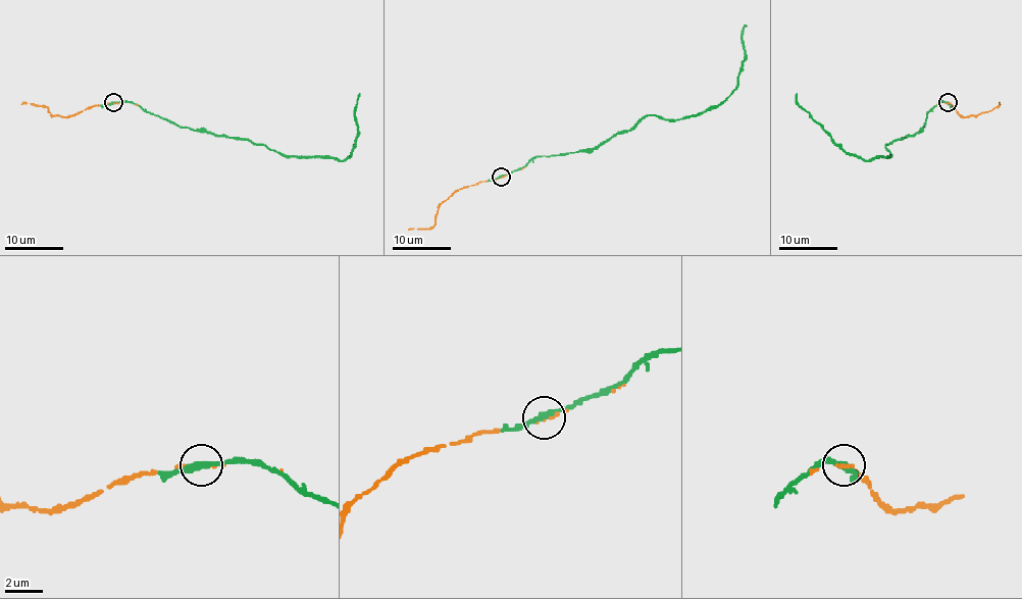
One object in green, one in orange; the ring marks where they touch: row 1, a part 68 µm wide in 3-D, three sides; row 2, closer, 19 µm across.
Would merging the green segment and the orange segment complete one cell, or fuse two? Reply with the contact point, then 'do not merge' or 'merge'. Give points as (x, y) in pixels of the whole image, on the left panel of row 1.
(113, 102) | merge

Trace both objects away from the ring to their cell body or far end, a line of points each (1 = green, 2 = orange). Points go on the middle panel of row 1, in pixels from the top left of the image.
1: (501, 177), (538, 156), (598, 149), (649, 115), (690, 118), (716, 107), (736, 86), (747, 26)
2: (501, 178), (480, 181), (453, 193), (440, 206), (432, 227), (409, 230)

